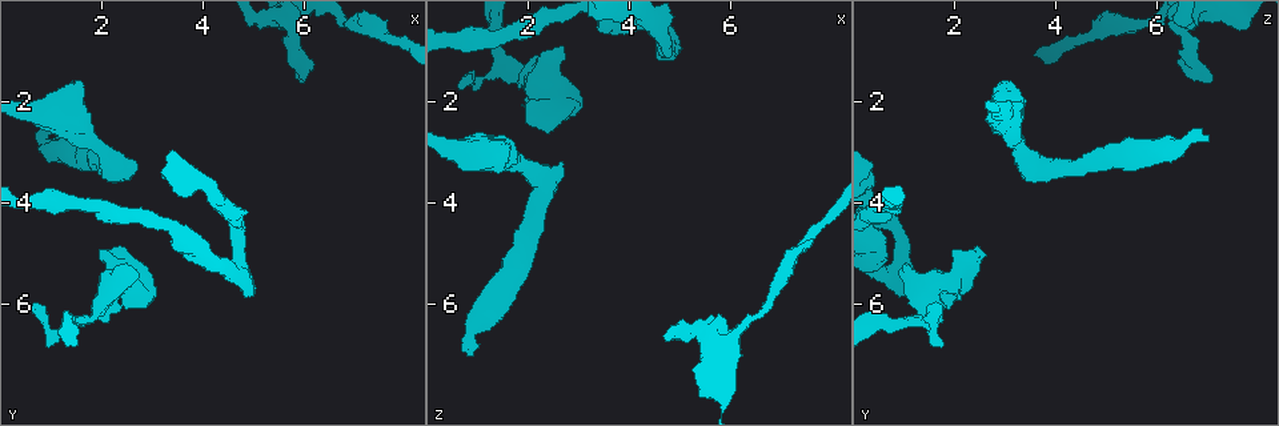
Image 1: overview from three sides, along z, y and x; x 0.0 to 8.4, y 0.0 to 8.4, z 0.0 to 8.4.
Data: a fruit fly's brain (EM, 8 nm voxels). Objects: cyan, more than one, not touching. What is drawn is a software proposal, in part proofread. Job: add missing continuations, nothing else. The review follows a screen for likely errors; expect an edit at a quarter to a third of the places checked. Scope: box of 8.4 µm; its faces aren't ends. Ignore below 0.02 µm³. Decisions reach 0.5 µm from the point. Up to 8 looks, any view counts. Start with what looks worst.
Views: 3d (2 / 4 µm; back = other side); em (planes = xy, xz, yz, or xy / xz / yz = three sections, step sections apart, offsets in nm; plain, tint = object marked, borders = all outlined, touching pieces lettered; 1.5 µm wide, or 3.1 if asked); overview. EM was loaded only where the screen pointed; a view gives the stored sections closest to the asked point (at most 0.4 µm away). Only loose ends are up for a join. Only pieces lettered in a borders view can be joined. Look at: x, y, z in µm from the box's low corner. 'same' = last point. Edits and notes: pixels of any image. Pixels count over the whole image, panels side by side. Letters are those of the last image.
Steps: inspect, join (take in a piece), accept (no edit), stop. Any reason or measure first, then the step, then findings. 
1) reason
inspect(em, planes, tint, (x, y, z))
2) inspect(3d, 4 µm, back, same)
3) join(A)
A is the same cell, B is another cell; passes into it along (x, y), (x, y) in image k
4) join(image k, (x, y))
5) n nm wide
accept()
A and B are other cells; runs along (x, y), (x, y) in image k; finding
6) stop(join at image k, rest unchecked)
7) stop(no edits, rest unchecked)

end of a long branch
inspect(3d, 4 µm, (0.85, 2.75, 7.00))

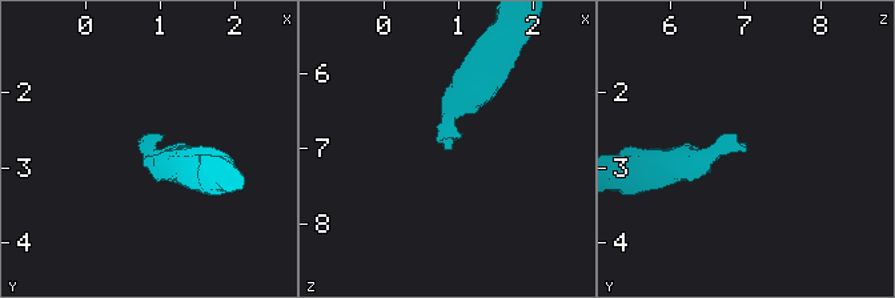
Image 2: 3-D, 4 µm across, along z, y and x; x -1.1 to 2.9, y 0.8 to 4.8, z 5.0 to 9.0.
now the EM
inspect(em, planes, borders, (0.85, 2.75, 7.05))

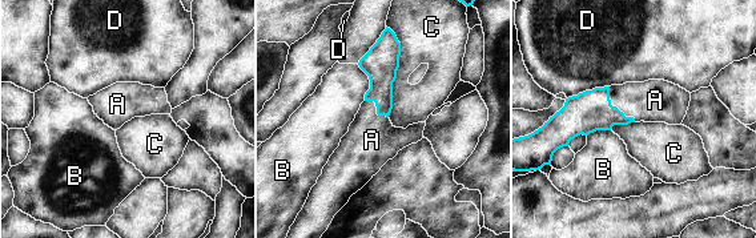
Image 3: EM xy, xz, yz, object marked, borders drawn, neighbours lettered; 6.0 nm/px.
join(image 3, (655, 100))
A is the same cell, B, C and D are other cells; passes into it along (591, 111), (615, 107), (655, 100) in image 3; the neuron continues

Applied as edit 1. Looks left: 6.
an open end
inspect(3d, 2 µm, (0.65, 6.05, 1.70))

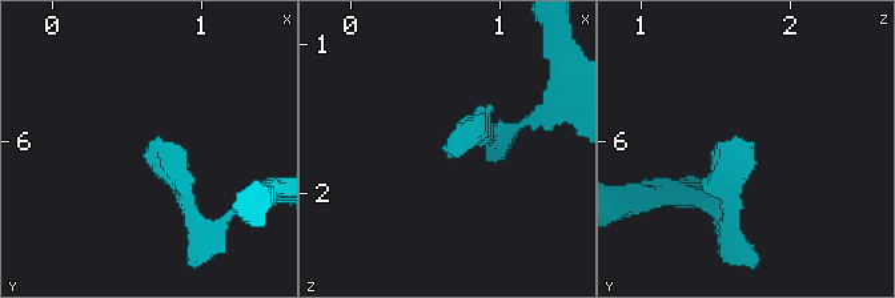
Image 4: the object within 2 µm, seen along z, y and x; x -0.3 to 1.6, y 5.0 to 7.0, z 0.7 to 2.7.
need the tissue
inspect(em, planes, borders, (0.64, 6.02, 1.72))

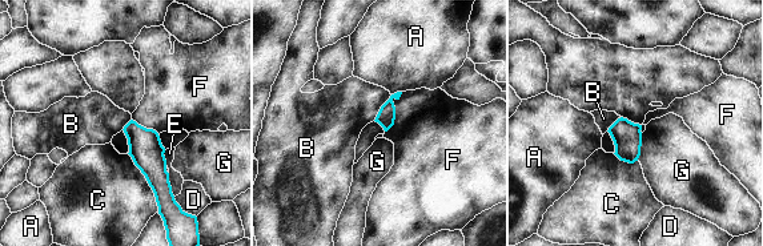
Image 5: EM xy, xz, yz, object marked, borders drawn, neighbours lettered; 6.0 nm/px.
110 nm wide
accept()
A, B, C, D, E, F and G are other cells; border along (392, 95), (373, 120) in image 5; none of them fits

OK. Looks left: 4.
branch stops here
inspect(em, xz, step 8, tint, (5.05, 5.85, 1.00))

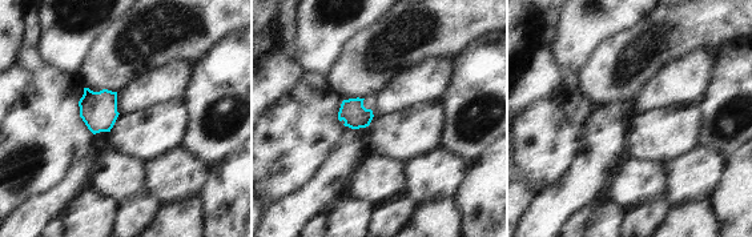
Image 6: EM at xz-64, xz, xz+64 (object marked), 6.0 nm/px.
inspect(em, planes, borders, same)

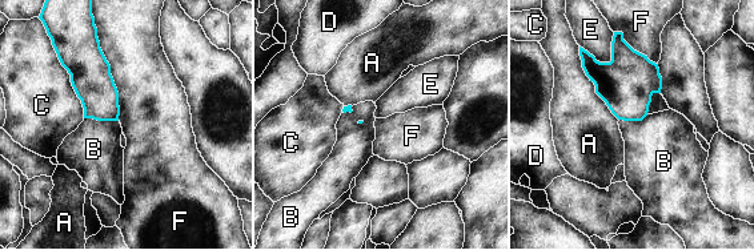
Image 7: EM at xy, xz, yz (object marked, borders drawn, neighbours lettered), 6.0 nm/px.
accept()
A, B, C, D, E and F are other cells; border along (96, 35), (117, 92), (119, 120) in image 7; no lettered piece goes on from it

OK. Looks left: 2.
stop(join at image 3, rest unchecked)

